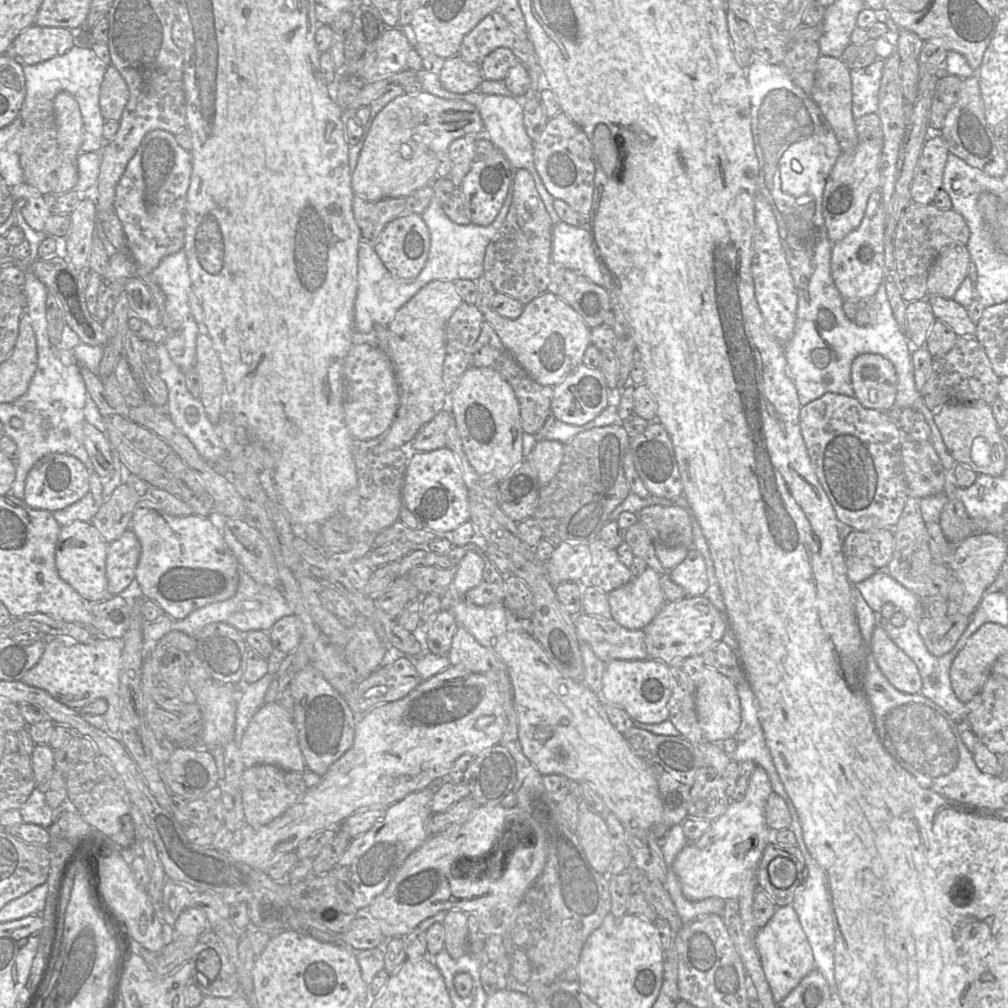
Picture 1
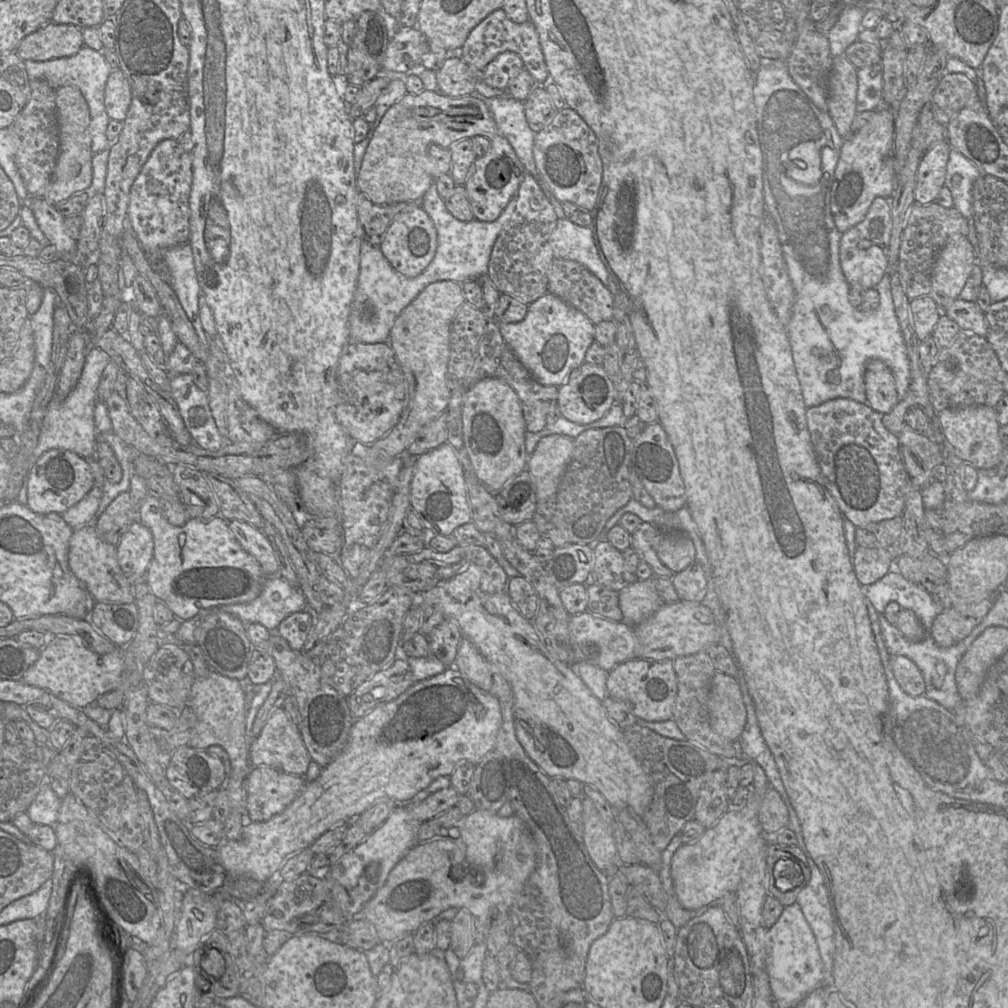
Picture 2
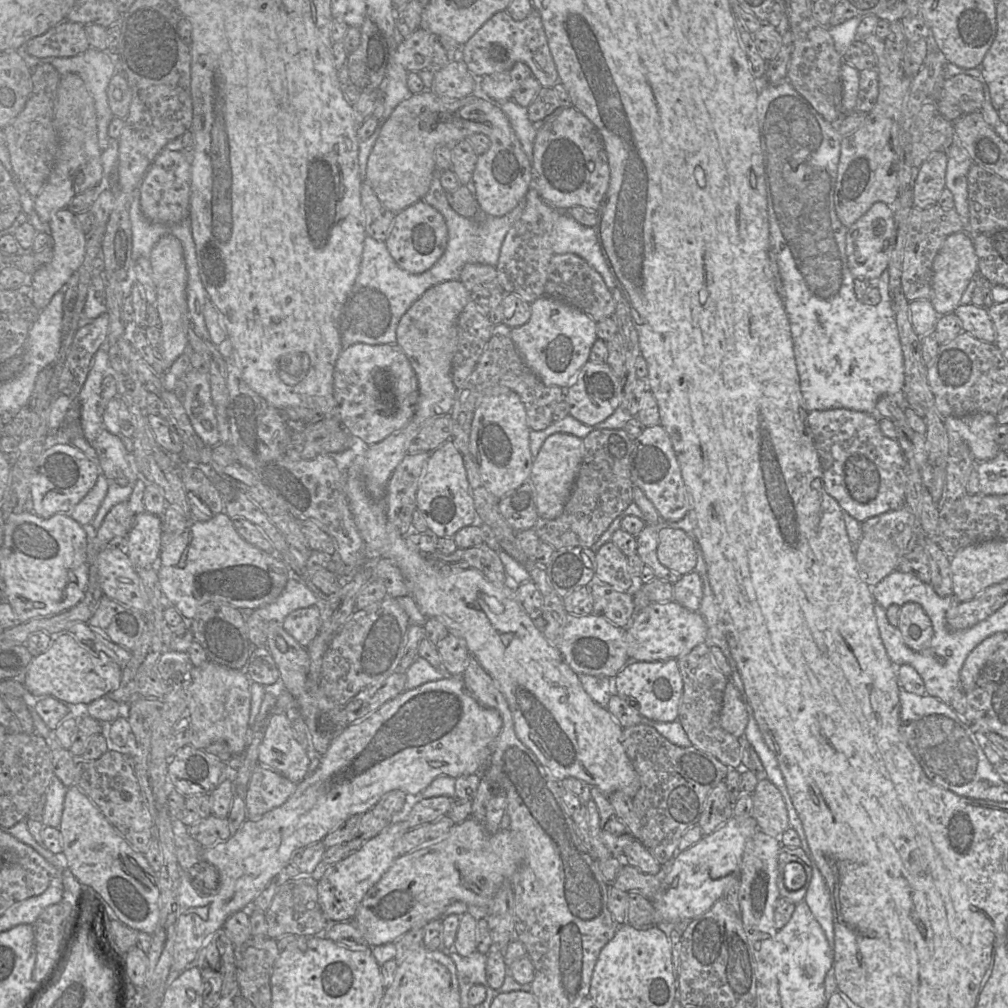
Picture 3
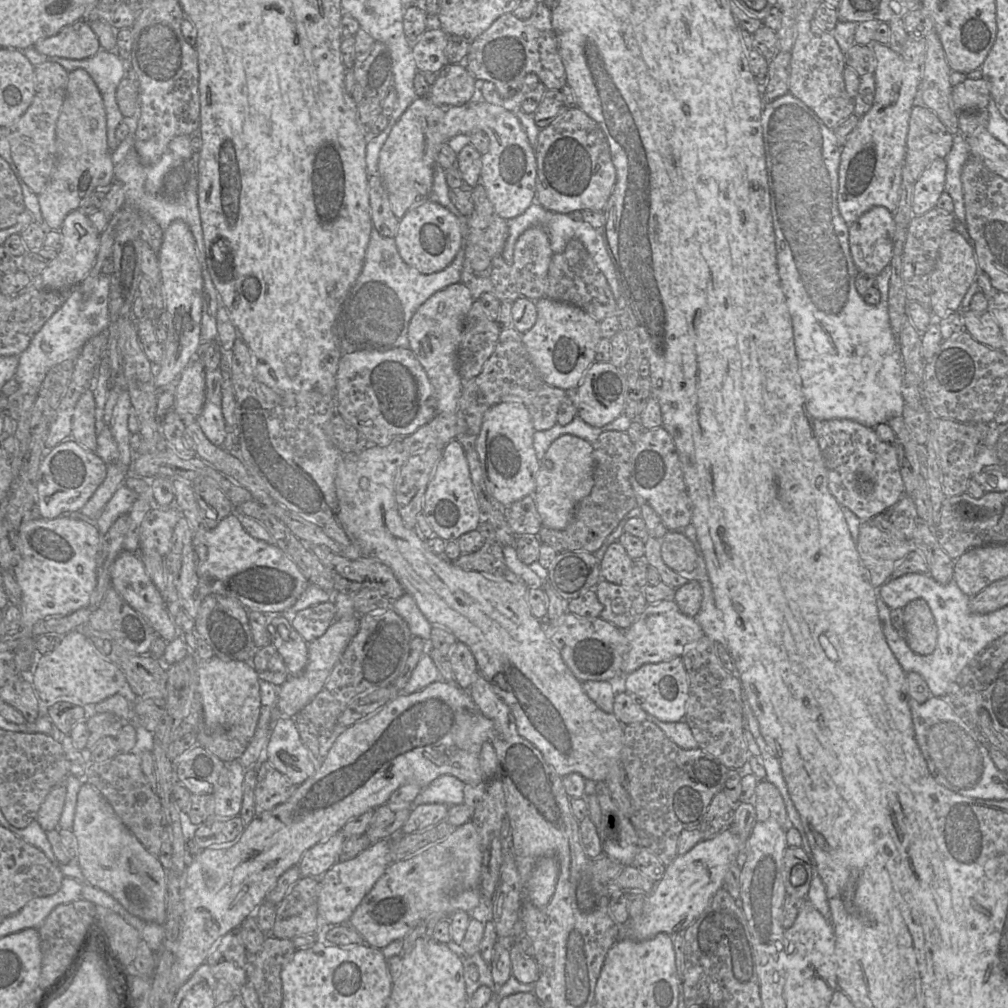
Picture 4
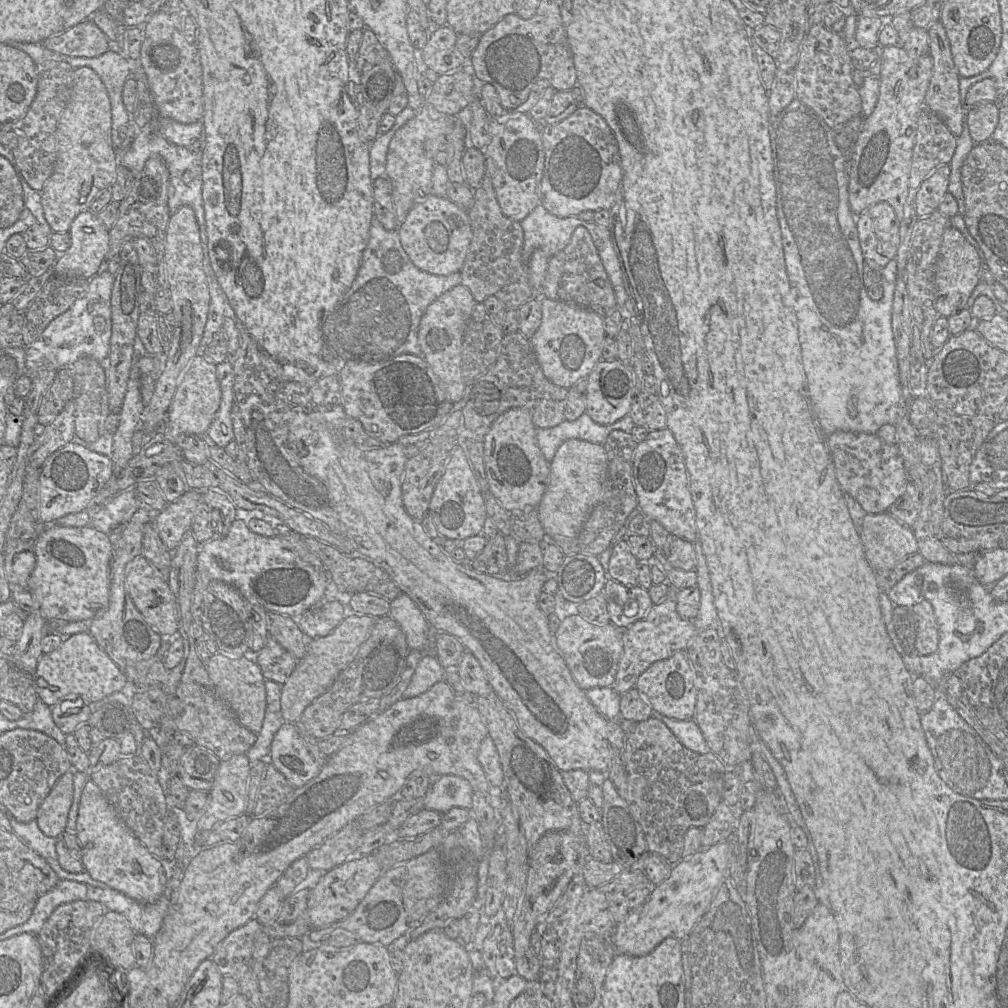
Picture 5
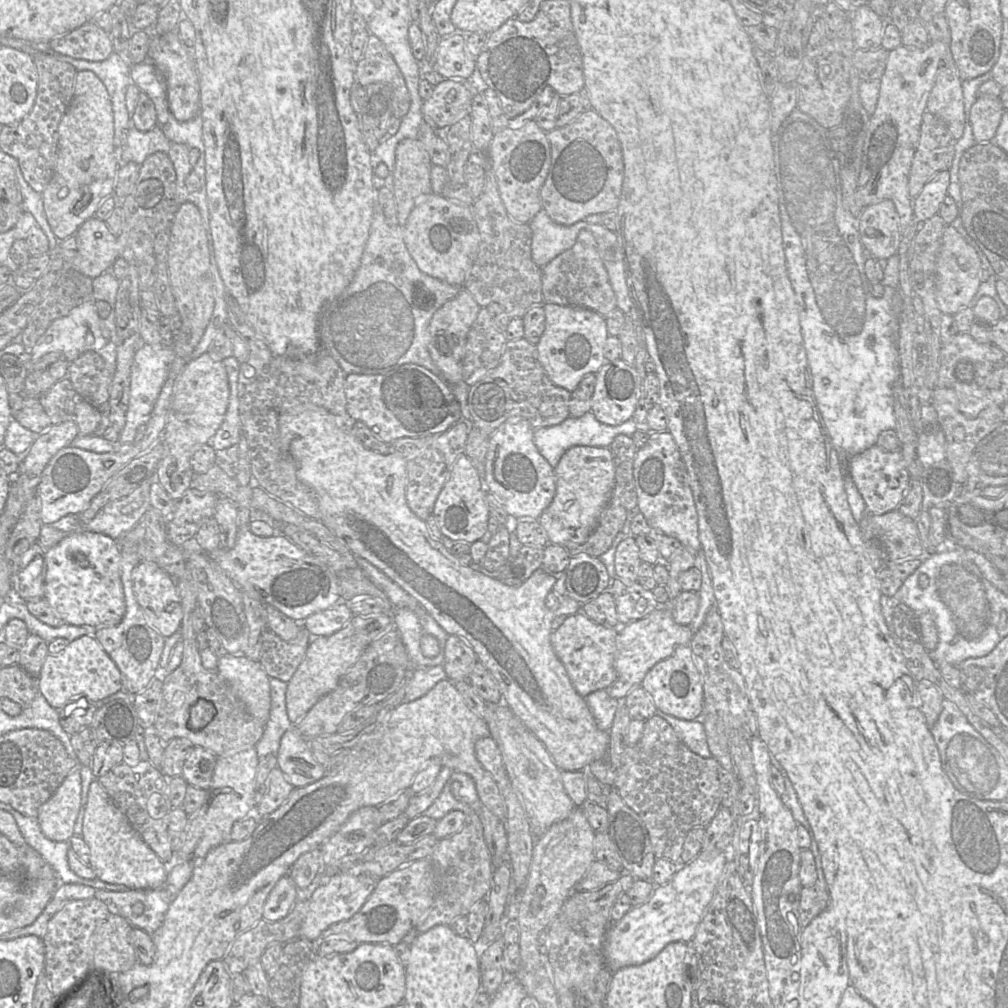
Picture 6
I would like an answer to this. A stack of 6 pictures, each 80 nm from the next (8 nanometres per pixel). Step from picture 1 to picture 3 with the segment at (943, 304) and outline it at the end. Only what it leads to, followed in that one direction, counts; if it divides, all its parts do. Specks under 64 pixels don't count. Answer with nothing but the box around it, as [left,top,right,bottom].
[954,304,996,343]

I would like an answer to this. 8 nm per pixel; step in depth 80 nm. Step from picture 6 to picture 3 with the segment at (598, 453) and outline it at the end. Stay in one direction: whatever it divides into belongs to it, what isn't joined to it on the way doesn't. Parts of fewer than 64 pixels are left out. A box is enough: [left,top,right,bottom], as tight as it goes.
[530,432,584,519]

